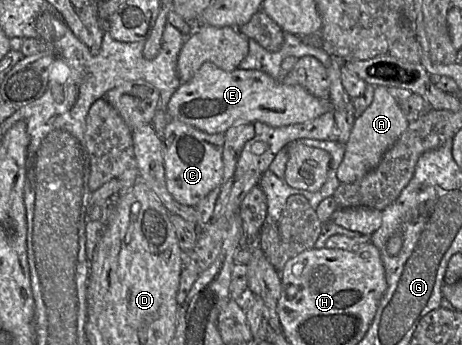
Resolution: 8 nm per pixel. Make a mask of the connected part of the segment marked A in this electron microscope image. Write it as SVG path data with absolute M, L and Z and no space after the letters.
M375 86L372 103L355 119L350 137L345 144L344 157L337 169L340 183L355 182L374 169L384 153L407 129L409 123L400 104L393 99L387 87Z

